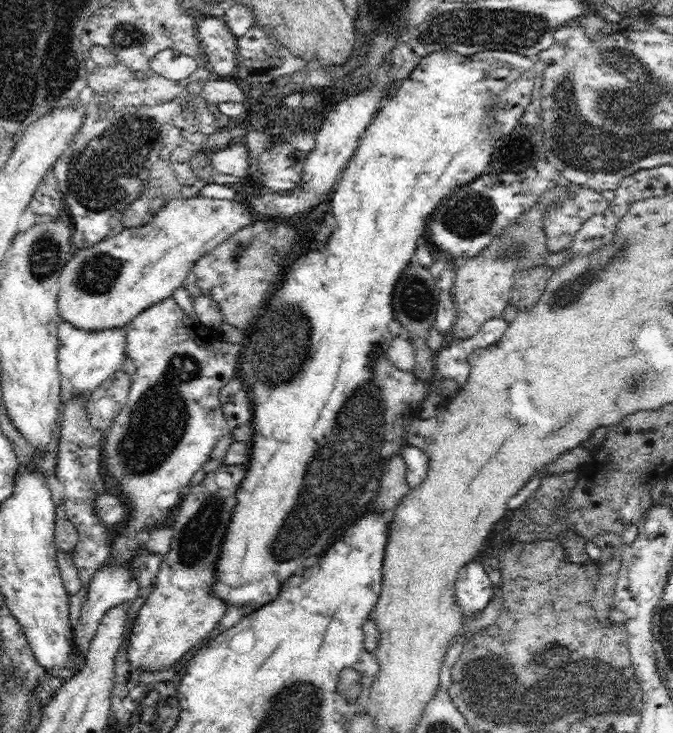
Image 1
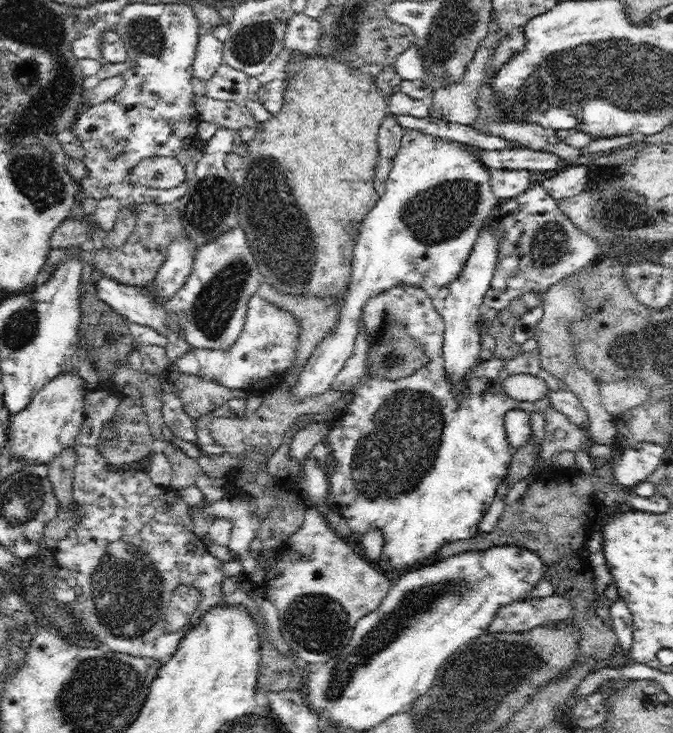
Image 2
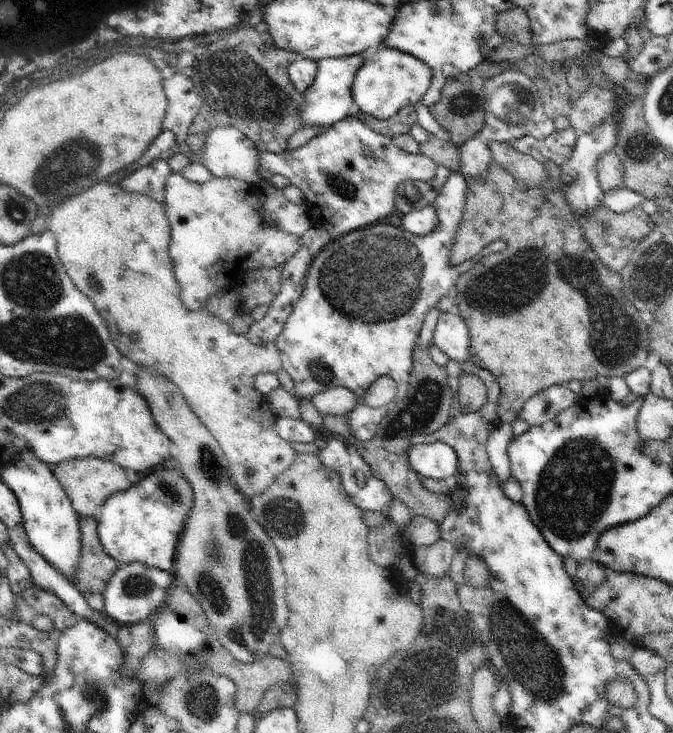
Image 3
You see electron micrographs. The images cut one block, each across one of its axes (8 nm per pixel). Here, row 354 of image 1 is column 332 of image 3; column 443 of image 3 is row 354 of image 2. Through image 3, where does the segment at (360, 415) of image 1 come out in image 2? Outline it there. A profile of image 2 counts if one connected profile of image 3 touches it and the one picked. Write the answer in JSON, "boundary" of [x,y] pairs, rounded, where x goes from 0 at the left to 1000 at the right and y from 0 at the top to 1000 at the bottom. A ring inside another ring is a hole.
{"boundary":[[[383,401],[376,402],[368,412],[368,424],[361,453],[357,456],[349,472],[339,477],[306,477],[303,475],[285,475],[282,480],[273,483],[259,494],[264,498],[266,508],[284,510],[285,513],[299,513],[308,516],[348,532],[363,532],[373,539],[385,539],[386,536],[401,535],[404,527],[410,527],[421,518],[425,505],[434,499],[434,494],[440,491],[440,477],[444,471],[447,458],[447,447],[443,445],[443,437],[437,434],[437,428],[422,426],[419,420],[389,409]]]}

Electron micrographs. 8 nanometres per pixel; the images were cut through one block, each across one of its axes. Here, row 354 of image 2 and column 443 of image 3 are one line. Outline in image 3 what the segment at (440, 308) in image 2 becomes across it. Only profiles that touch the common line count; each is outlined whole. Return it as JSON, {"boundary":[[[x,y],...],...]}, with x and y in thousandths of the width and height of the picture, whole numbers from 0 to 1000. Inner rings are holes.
{"boundary":[[[645,602],[603,611],[606,633],[627,649],[672,656],[681,641],[678,615],[666,606]]]}

